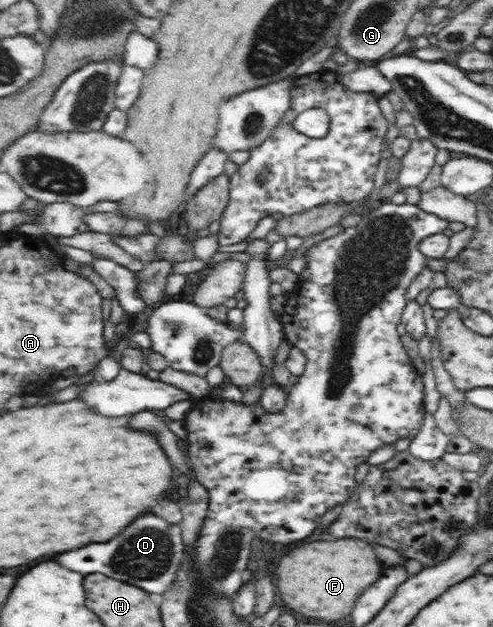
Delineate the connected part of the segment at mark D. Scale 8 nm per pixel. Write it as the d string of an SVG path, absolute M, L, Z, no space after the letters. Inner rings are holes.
M148 513L148 517L140 517L124 529L124 533L108 543L90 543L84 549L74 549L56 557L60 565L70 571L78 571L82 575L104 573L118 581L136 585L148 593L164 593L172 587L173 581L184 562L184 540L178 525L166 523L162 517ZM132 575L132 577L126 577Z

